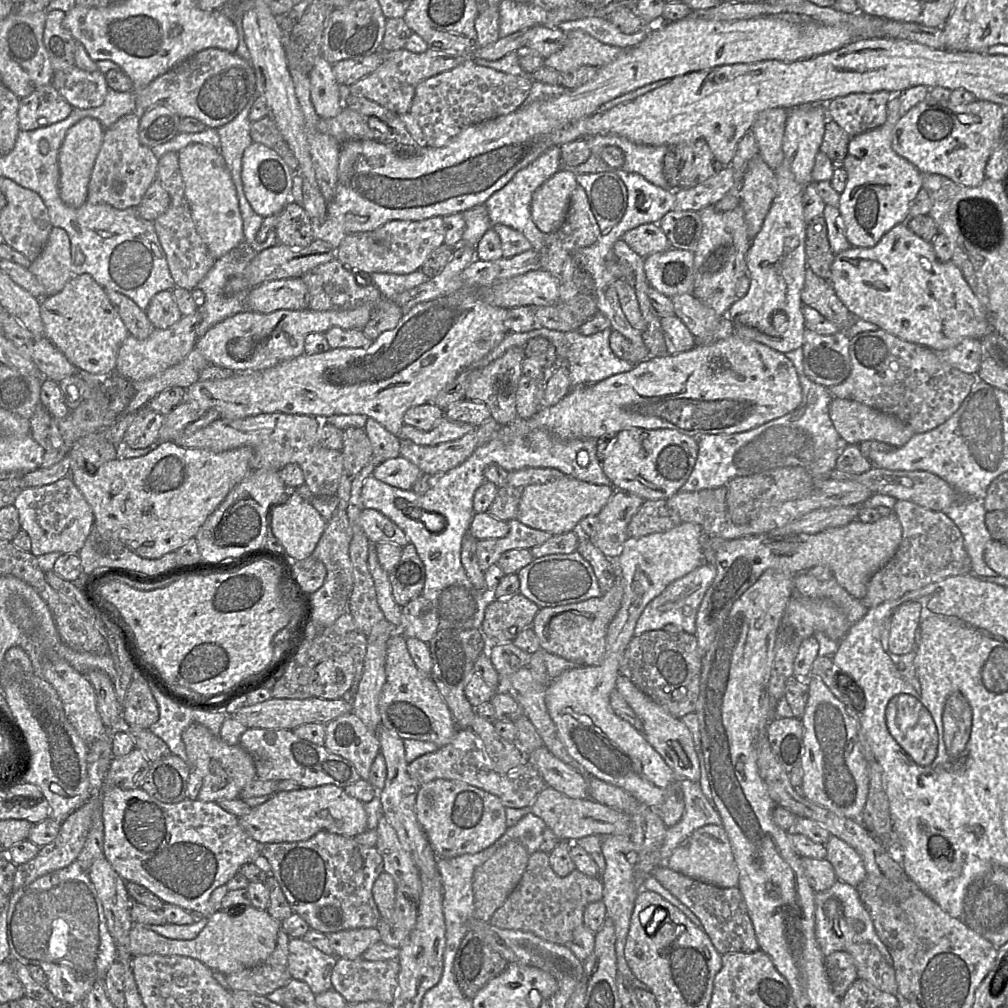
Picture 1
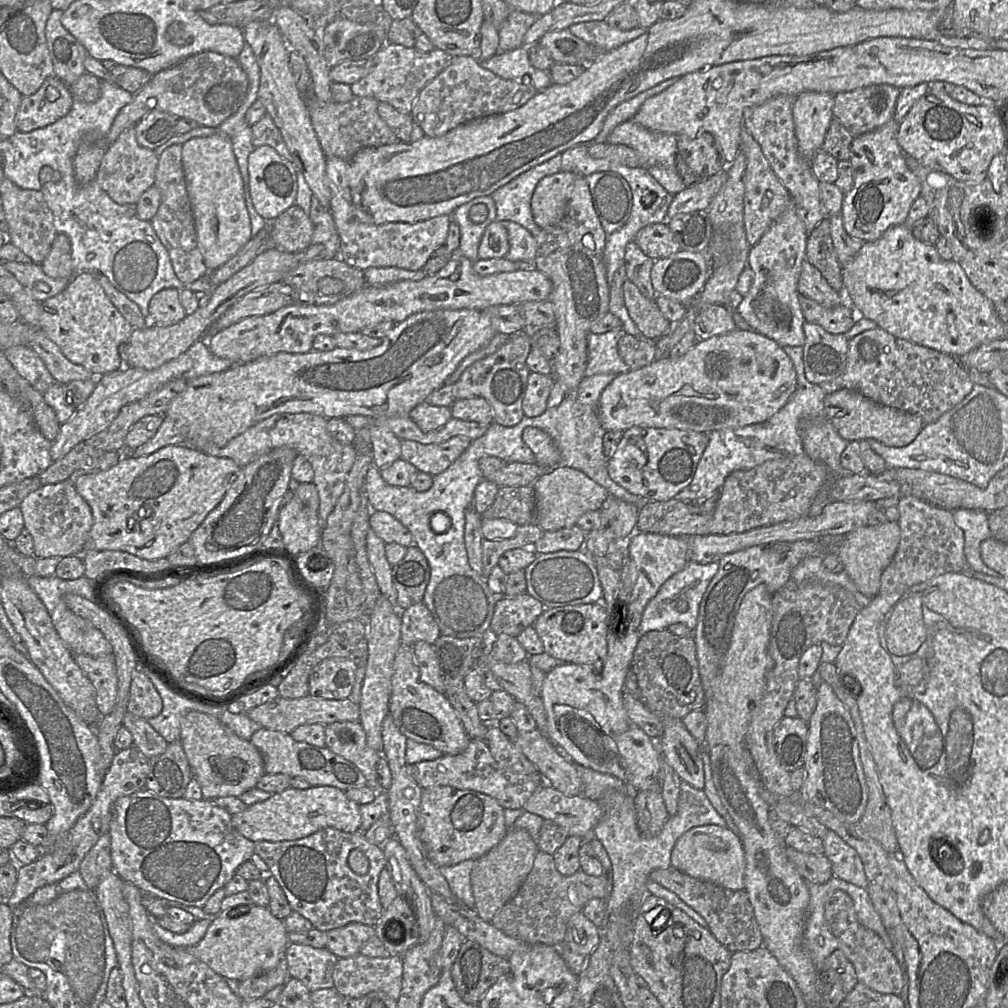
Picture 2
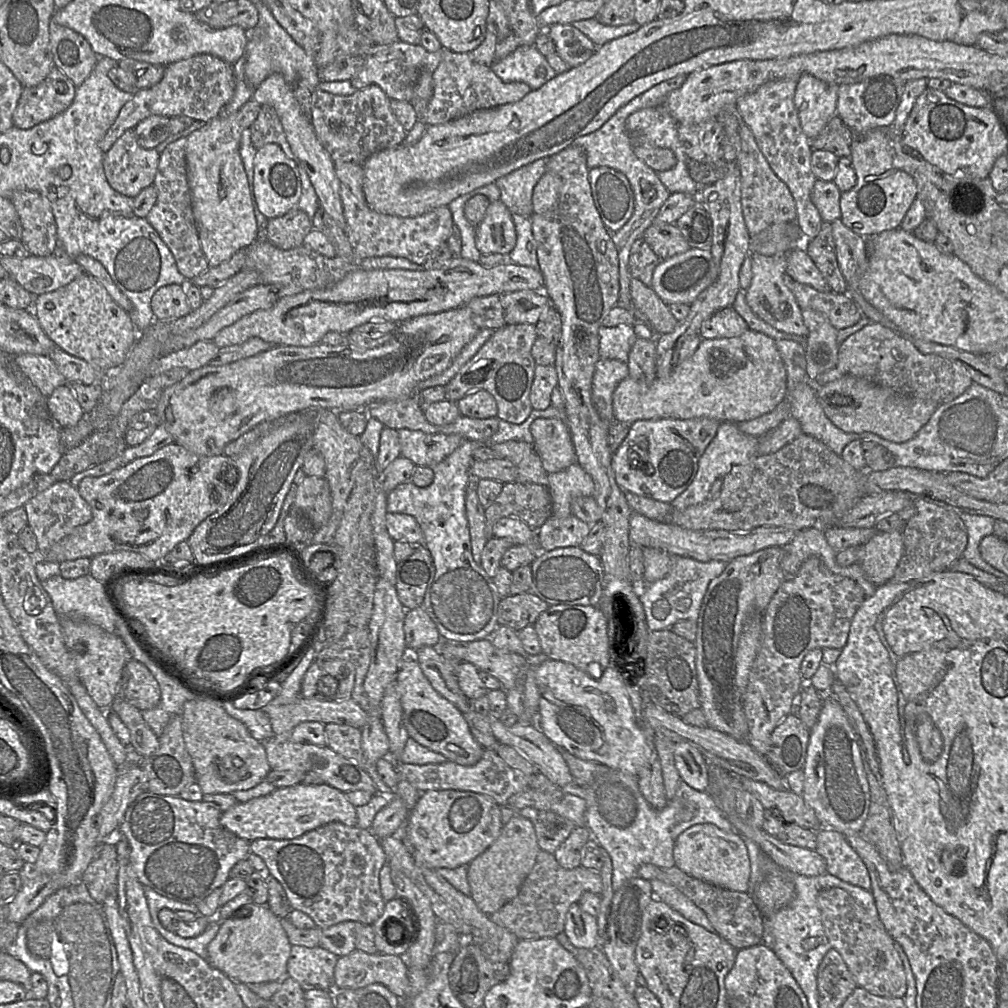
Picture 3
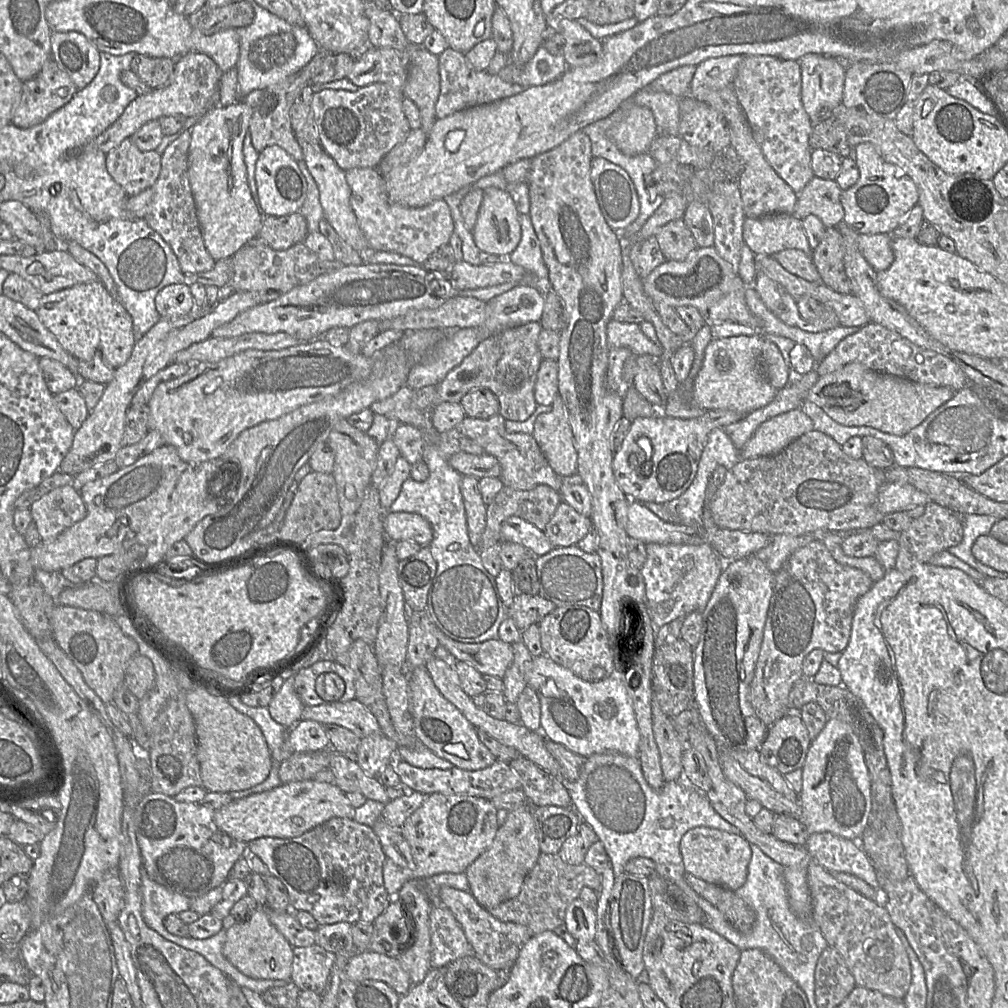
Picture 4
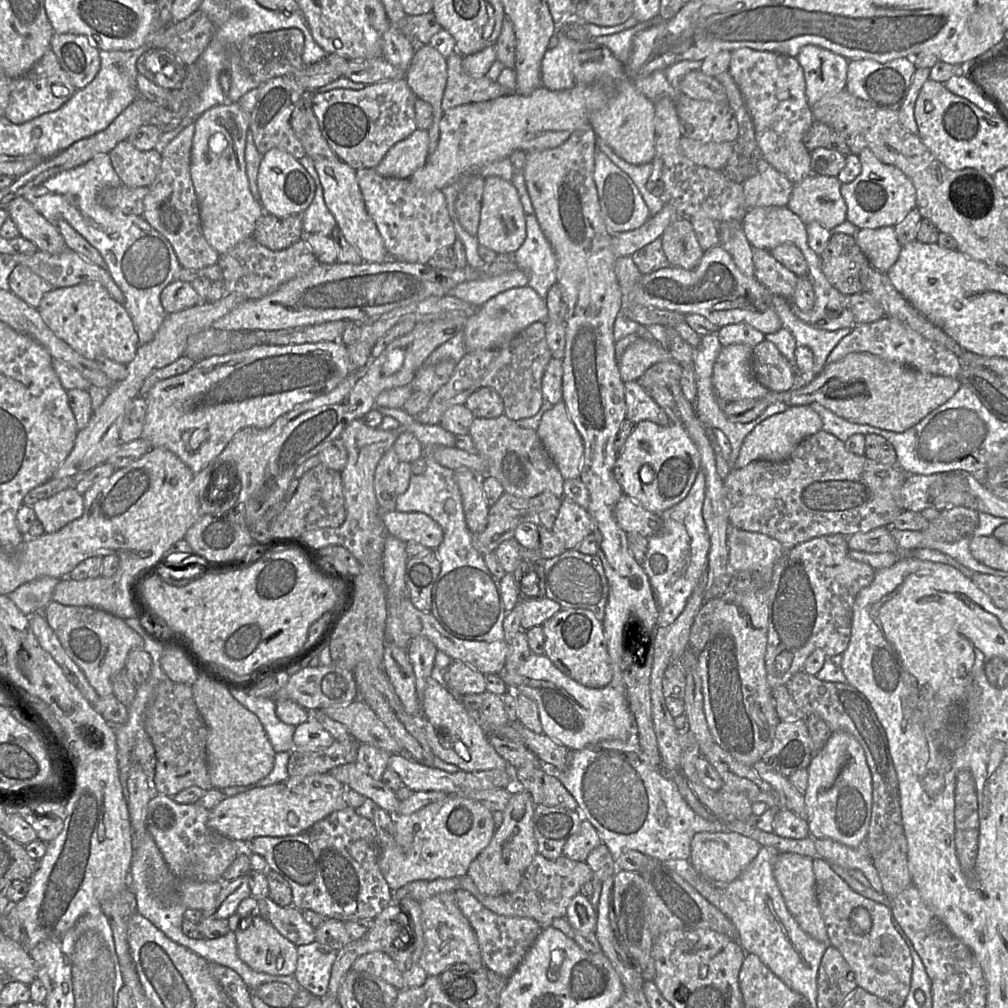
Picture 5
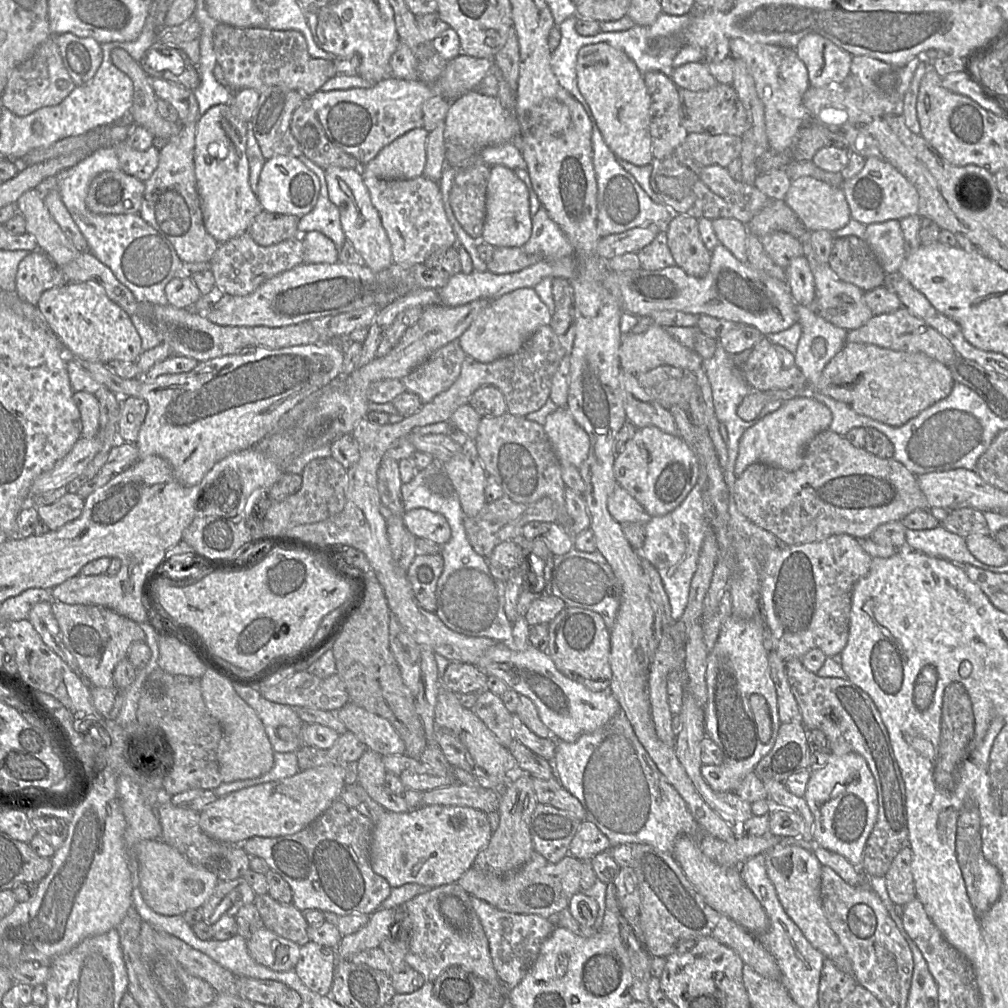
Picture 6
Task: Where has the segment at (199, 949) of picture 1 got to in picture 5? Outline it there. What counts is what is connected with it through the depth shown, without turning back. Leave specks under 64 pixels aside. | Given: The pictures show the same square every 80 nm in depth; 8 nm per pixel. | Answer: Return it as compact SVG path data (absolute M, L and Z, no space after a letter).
M260 915L246 918L244 927L238 929L235 935L238 956L251 969L274 976L289 976L294 974L297 966L297 946L283 937Z

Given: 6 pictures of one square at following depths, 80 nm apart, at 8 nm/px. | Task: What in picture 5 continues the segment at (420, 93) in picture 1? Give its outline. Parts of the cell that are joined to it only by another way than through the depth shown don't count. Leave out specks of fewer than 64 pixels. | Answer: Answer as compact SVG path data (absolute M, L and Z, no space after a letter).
M458 52L446 58L447 82L441 101L441 109L446 112L456 106L485 102L507 95L506 89L486 76L474 78L462 67L463 56Z

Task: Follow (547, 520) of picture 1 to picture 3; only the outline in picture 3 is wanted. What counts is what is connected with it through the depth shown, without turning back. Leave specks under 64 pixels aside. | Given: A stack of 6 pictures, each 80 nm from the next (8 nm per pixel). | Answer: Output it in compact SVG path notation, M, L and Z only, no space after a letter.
M578 463L548 474L547 489L552 500L552 516L565 518L571 515L571 502L576 497L593 496L594 481Z

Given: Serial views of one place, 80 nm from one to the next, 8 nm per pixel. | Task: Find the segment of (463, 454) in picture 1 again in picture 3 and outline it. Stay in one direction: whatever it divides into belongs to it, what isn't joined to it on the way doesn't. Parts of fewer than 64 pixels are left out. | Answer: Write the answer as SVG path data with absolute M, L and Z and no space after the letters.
M398 431L401 456L415 466L434 467L443 461L463 442L460 435L426 434L422 431Z

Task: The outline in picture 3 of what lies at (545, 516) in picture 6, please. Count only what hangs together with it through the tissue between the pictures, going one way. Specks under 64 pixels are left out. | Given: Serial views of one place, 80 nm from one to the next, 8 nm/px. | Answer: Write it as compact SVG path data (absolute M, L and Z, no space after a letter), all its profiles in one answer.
M518 482L506 483L494 500L494 502L485 509L485 525L487 539L493 537L493 526L501 518L518 518L533 530L539 528L552 516L552 500L549 490L544 485L524 484Z

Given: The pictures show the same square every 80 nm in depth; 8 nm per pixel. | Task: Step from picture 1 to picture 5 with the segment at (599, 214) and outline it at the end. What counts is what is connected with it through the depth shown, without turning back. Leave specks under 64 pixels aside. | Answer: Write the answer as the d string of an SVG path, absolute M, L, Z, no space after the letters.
M598 149L594 156L593 180L597 188L602 217L611 235L636 229L651 217L645 201L629 175Z

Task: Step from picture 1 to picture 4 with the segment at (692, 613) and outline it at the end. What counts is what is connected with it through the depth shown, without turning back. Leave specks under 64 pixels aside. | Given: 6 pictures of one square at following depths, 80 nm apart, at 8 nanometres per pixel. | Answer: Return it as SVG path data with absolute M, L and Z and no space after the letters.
M705 542L699 545L646 544L647 559L641 574L645 582L646 608L659 629L692 612L703 612L725 568L724 561Z

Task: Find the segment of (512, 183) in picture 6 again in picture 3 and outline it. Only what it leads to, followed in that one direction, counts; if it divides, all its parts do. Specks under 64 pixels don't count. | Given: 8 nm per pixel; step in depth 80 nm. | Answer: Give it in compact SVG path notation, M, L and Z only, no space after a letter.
M499 199L490 202L483 220L476 227L476 247L481 254L508 255L517 240L512 213Z

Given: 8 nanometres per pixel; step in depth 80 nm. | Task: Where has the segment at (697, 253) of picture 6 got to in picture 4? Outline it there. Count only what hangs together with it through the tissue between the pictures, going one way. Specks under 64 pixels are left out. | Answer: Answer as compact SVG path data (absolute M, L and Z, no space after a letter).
M682 218L667 223L654 236L666 261L683 261L698 248Z

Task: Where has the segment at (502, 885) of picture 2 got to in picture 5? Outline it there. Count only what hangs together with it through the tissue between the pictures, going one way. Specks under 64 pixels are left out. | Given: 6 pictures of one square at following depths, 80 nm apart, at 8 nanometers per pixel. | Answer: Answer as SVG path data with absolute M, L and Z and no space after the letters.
M517 786L502 811L502 824L495 830L490 843L470 863L467 871L467 875L482 894L498 896L512 893L518 888L524 871L538 853L533 831L535 806L531 795Z

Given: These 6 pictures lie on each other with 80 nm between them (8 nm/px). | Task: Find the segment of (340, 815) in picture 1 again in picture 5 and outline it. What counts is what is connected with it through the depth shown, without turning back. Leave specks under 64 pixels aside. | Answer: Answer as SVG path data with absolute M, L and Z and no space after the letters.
M329 773L292 776L280 783L226 797L209 810L207 825L236 843L261 836L298 835L331 813L349 807L345 792L346 786Z

